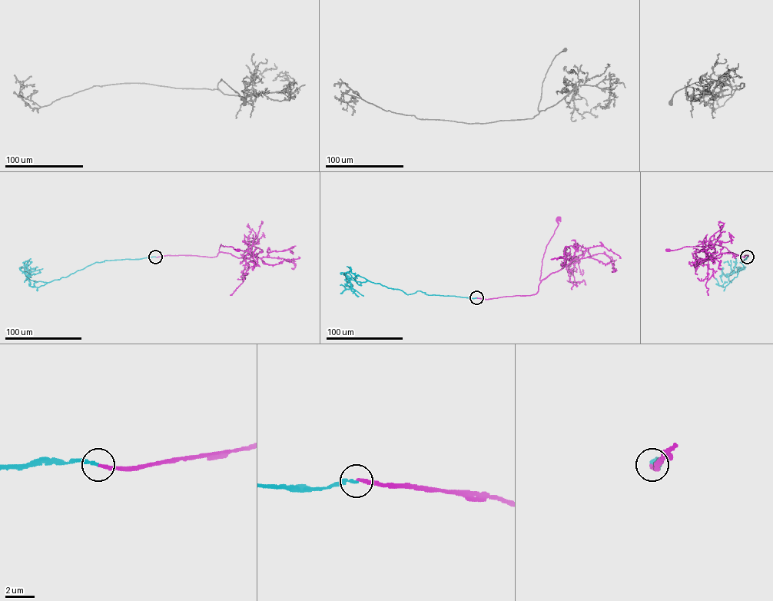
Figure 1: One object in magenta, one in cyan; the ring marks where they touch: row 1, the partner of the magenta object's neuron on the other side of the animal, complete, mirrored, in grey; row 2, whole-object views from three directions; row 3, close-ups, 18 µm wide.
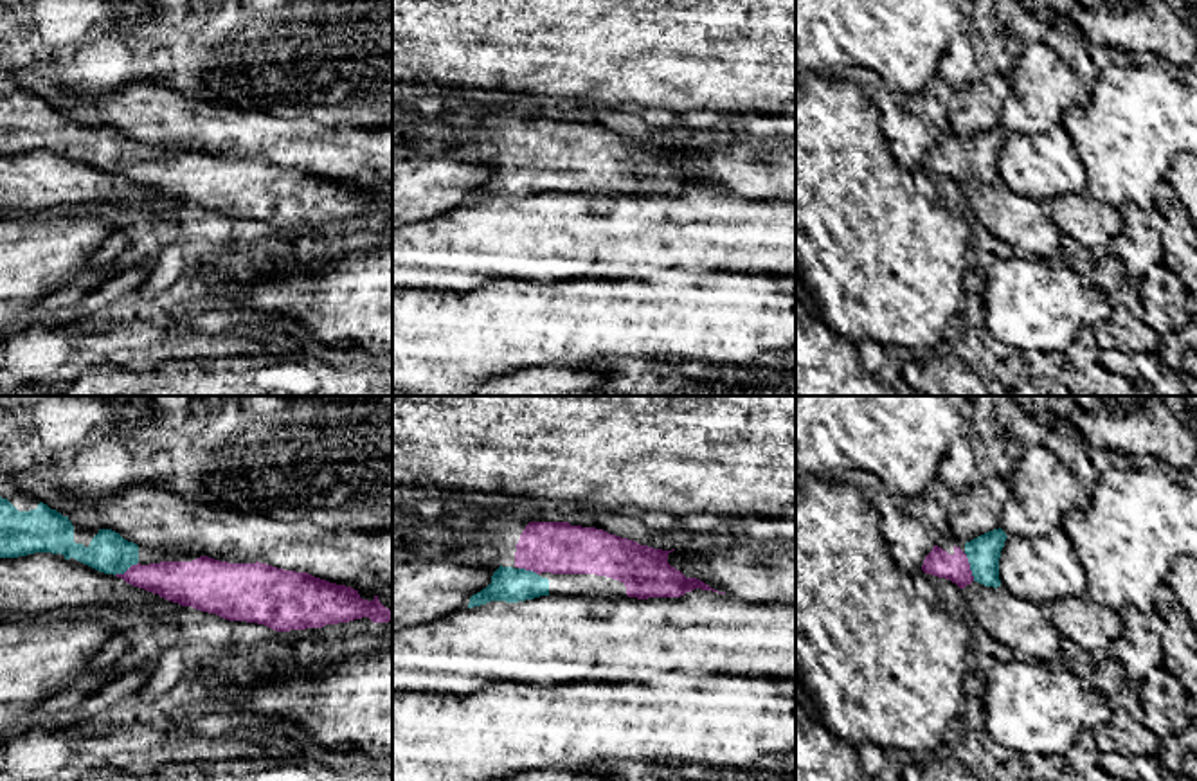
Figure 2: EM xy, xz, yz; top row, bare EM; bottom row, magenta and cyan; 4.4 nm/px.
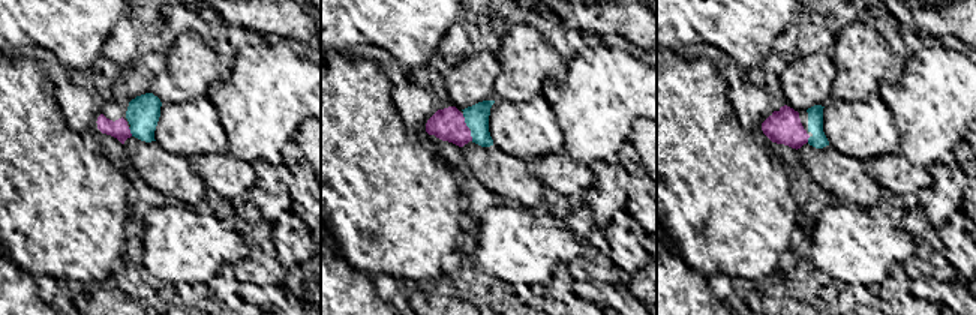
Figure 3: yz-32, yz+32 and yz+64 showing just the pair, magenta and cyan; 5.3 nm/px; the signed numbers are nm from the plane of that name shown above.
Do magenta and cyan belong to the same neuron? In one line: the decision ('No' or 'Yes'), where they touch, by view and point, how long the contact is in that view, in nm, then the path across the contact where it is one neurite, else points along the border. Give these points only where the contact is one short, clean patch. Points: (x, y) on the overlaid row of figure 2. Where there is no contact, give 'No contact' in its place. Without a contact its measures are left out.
Yes. Touches magenta at yz (969, 567). Shared border 140 nm. Path across: yz (938, 562), (953, 567), (969, 567), (983, 553)

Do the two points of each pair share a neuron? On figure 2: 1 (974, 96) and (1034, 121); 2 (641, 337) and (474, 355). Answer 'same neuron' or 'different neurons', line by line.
1: different neurons
2: same neuron

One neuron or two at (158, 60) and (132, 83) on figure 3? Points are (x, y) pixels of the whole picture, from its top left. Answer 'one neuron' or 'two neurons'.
one neuron

